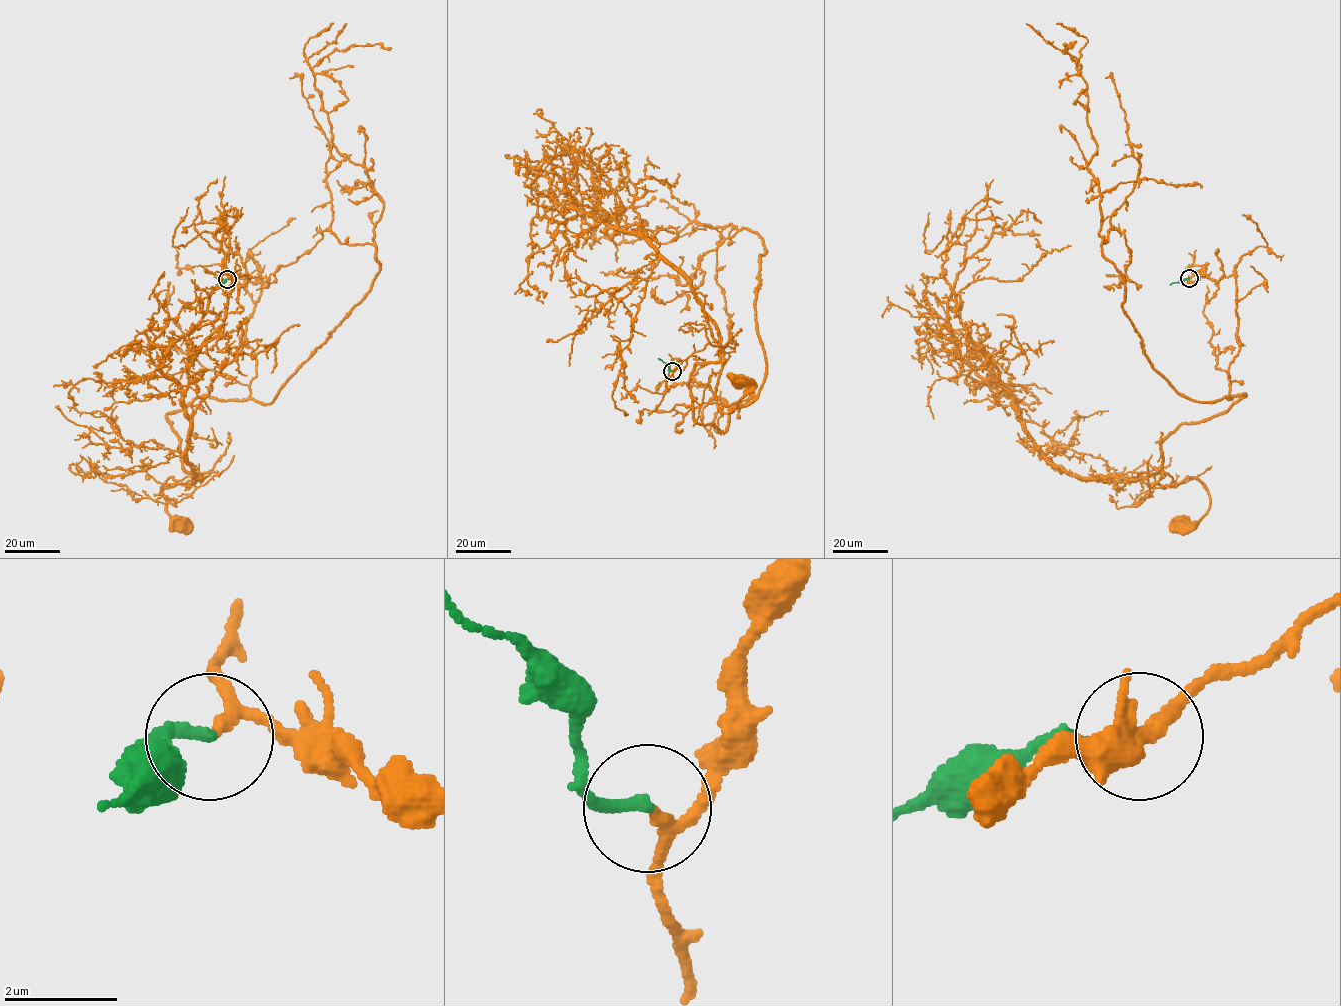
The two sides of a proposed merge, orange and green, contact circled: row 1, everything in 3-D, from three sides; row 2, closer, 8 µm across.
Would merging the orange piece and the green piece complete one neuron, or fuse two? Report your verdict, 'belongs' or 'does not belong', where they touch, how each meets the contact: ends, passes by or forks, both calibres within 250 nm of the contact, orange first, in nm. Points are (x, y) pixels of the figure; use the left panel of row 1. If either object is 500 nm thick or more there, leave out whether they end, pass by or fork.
belongs | (227, 279) | orange passes by | green ends | 150/220 nm

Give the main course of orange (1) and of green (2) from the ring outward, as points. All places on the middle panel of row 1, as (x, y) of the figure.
1: (672, 371), (758, 395), (697, 423), (702, 305), (723, 412), (739, 379)
2: (672, 371), (658, 358)

